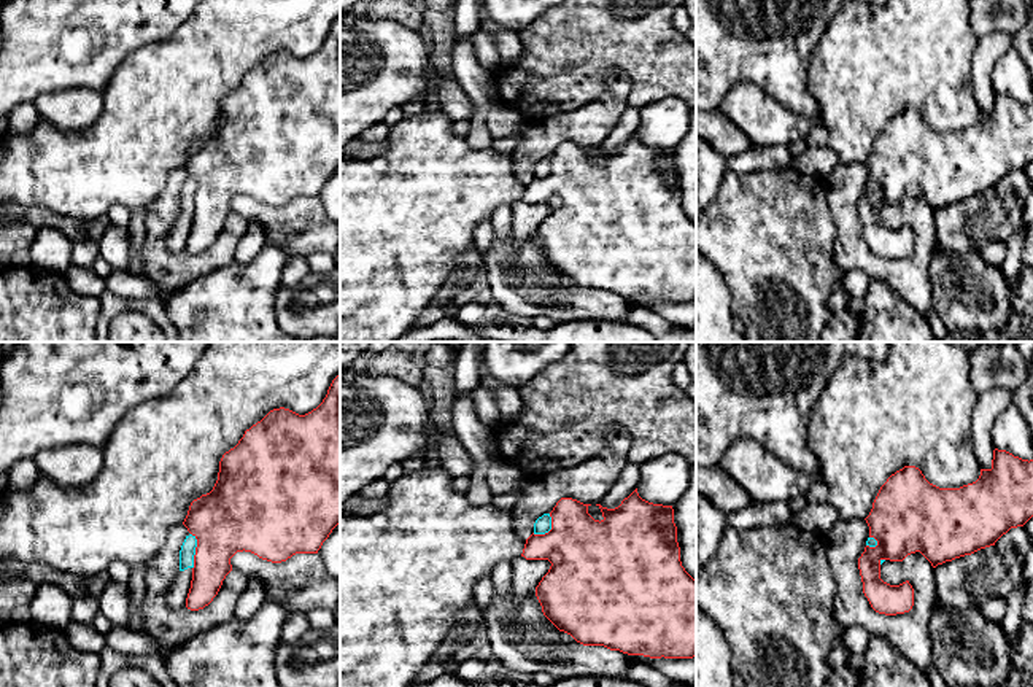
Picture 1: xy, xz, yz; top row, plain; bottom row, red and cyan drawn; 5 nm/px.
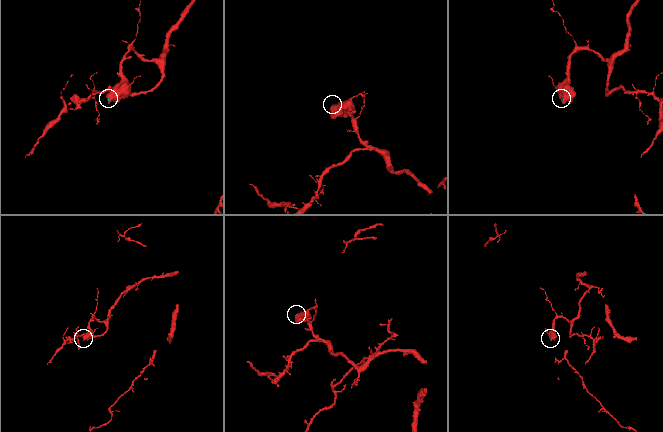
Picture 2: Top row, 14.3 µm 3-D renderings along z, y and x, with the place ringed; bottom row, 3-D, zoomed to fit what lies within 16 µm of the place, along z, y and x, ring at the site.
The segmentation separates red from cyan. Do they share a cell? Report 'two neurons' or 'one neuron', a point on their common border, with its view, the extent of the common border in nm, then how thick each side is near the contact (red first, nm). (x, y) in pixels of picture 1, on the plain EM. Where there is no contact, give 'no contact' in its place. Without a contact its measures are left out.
two neurons | xy (196, 194) | 180 nm | 360/80 nm

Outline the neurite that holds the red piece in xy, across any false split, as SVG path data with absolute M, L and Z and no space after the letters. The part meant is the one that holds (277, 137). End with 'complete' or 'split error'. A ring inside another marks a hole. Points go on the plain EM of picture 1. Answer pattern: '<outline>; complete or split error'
M340 17L332 24L323 46L311 56L299 59L284 51L273 52L261 65L246 73L238 87L222 99L219 105L218 124L213 134L191 146L183 169L197 183L197 191L194 199L191 232L186 242L186 251L191 254L199 254L213 245L213 242L218 239L222 229L222 224L232 215L230 202L237 196L243 194L251 196L259 202L272 207L286 205L296 197L318 197L323 186L329 181L329 178L339 167L340 167Z; complete

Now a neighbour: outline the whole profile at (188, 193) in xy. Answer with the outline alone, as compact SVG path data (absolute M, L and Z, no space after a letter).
M186 180L180 194L180 215L176 216L173 227L167 235L167 250L170 253L181 253L186 250L186 242L192 224L195 191L195 180Z

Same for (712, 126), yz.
M696 110L696 137L726 159L753 146L720 110Z

